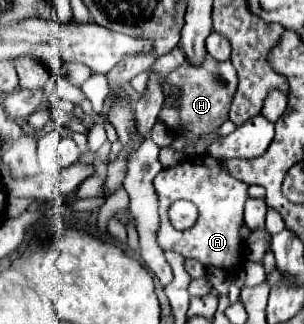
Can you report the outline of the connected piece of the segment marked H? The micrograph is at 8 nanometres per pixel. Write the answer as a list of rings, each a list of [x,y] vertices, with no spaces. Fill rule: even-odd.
[[[213,57],[205,59],[205,65],[201,65],[201,69],[197,69],[195,65],[189,65],[189,61],[185,61],[179,69],[175,69],[167,81],[171,85],[177,85],[183,93],[181,93],[181,109],[171,109],[167,105],[163,105],[161,109],[161,119],[165,121],[165,125],[171,131],[177,131],[179,125],[185,125],[191,133],[203,135],[203,133],[213,133],[217,131],[217,127],[221,123],[227,121],[229,115],[229,107],[233,101],[233,95],[237,91],[237,73],[231,65],[231,61],[213,61]]]

